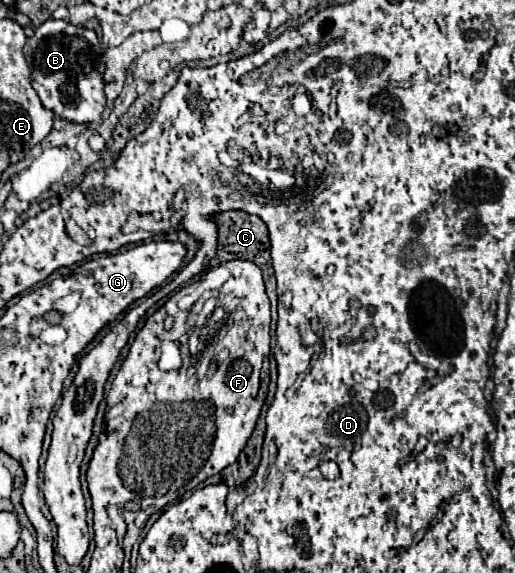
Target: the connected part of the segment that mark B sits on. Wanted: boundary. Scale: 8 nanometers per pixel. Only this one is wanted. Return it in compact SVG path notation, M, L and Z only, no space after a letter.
M45 20L25 44L25 60L31 68L31 84L45 108L69 122L99 122L105 110L103 72L105 62L99 54L99 40L93 30L73 26L67 20Z

